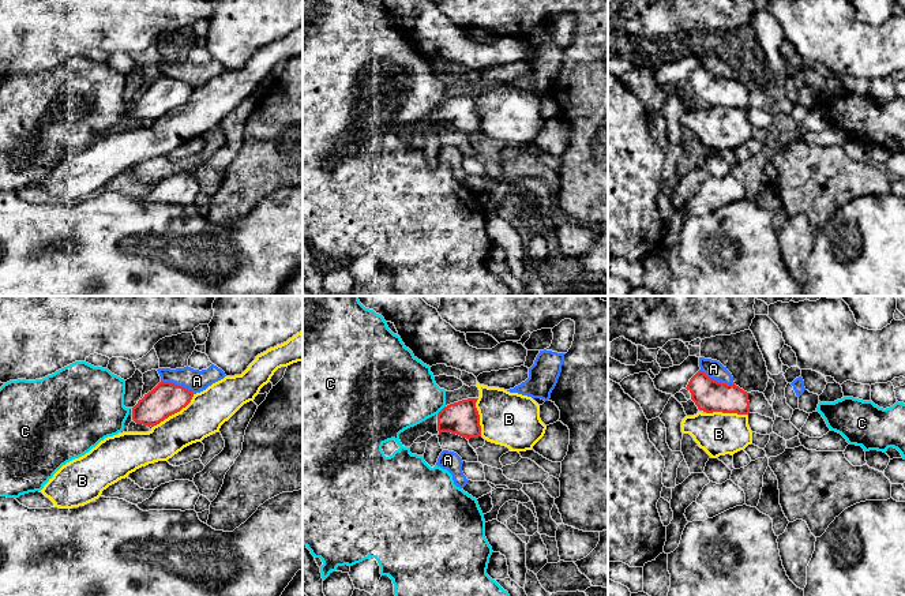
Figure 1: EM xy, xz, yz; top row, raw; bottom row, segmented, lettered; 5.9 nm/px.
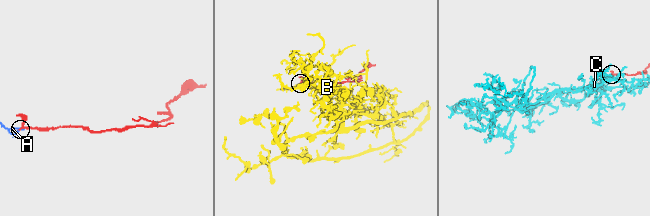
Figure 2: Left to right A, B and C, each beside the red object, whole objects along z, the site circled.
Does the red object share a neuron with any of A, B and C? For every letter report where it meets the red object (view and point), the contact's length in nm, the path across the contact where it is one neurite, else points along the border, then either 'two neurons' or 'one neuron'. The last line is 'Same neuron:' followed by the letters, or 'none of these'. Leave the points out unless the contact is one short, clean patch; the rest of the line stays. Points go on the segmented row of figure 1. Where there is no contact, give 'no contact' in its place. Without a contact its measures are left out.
A: contact yz (716, 381); length 220 nm; border yz (699, 370), (717, 381), (733, 383); two neurons
B: contact xy (175, 412); length 320 nm; border xy (194, 394), (184, 407), (153, 427); two neurons
C: contact xz (442, 409); length 80 nm; border xz (445, 405), (436, 413); two neurons
Same neuron: none of these

